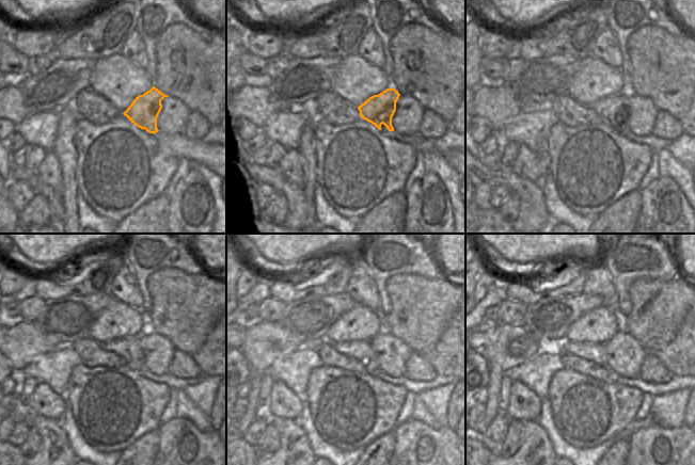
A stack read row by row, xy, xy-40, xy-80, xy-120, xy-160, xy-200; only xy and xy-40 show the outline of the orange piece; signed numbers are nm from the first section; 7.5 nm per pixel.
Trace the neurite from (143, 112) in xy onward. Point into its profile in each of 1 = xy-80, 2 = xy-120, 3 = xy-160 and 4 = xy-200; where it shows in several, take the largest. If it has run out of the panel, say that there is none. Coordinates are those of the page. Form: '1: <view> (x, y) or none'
1: xy-80 (611, 109)
2: xy-120 (128, 349)
3: xy-160 (360, 350)
4: xy-200 (596, 353)

